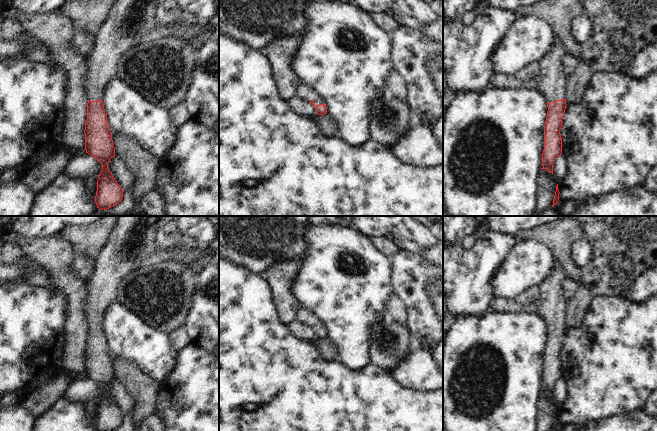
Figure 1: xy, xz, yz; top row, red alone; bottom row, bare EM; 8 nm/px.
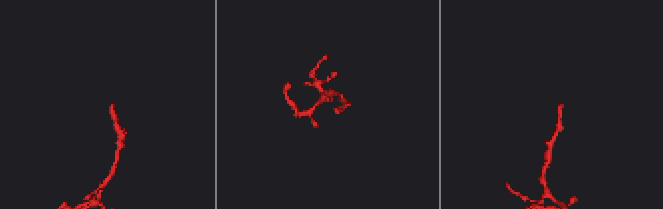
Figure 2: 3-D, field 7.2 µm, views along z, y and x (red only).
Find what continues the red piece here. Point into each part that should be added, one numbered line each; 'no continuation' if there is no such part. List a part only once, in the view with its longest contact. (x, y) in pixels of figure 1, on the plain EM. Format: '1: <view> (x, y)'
1: yz (552, 309)

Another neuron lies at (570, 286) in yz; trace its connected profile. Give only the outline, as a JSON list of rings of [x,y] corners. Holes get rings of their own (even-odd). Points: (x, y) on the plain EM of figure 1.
[[[565,278],[562,284],[563,293],[567,302],[571,301],[579,287],[579,282],[575,279]]]

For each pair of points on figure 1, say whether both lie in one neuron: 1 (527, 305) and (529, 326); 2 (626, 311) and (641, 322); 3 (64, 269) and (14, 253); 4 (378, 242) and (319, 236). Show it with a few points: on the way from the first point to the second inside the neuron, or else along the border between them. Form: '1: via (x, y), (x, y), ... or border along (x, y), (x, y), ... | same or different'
1: border along (537, 311), (534, 313), (505, 313) | different
2: via (630, 315), (637, 322) | same
3: border along (10, 240), (13, 240), (25, 255) | different
4: border along (368, 237), (385, 255) | different

